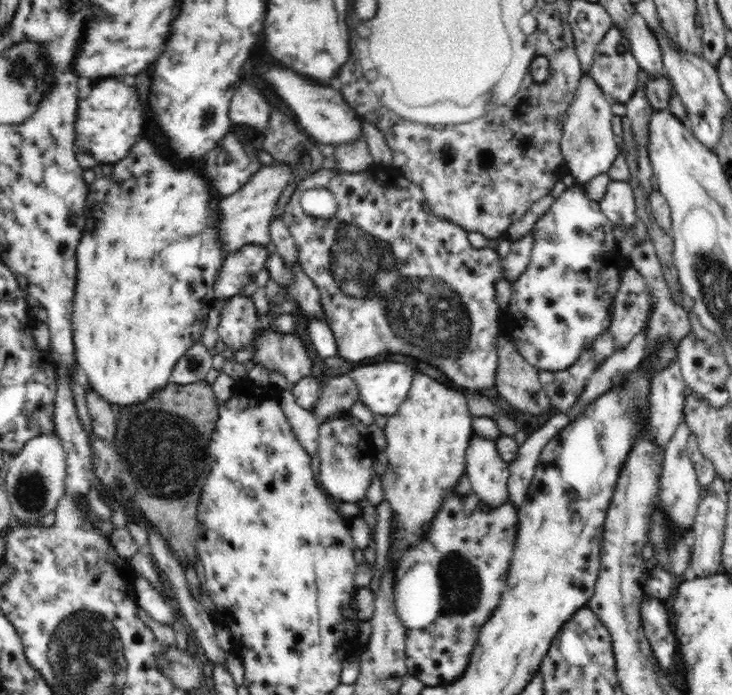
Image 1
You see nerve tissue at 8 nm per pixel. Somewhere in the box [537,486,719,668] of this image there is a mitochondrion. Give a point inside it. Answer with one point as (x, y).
(669, 545)

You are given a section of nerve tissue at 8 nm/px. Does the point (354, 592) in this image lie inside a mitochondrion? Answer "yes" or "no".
no

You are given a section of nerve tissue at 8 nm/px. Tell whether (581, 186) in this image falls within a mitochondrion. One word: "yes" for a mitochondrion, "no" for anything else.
no

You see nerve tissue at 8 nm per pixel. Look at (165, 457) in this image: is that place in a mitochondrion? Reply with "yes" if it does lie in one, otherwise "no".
yes

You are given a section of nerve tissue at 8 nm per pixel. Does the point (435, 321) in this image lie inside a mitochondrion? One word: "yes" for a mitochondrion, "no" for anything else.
yes

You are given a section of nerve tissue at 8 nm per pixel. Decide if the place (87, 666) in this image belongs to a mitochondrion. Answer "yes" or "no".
yes

